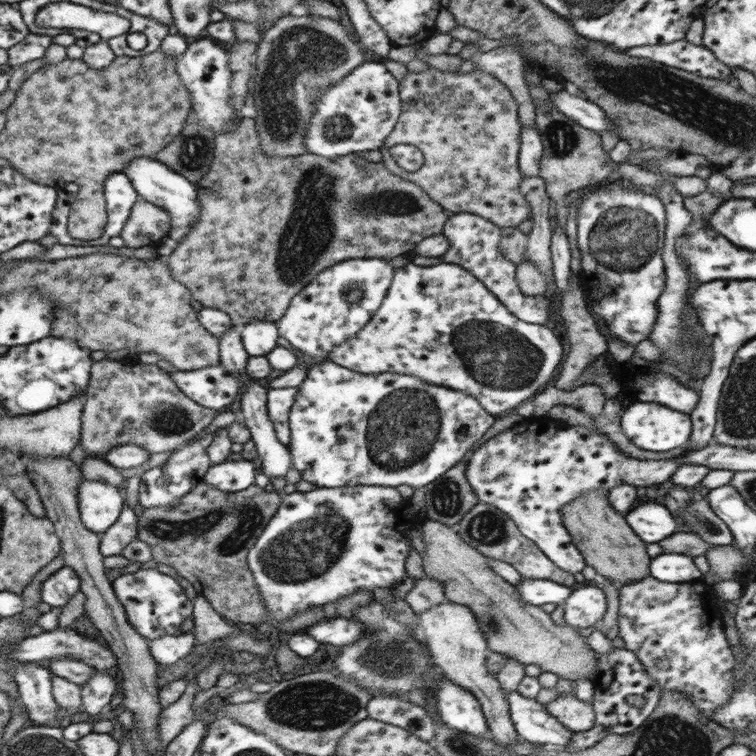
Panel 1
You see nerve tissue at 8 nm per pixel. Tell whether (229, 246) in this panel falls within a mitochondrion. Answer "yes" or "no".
no

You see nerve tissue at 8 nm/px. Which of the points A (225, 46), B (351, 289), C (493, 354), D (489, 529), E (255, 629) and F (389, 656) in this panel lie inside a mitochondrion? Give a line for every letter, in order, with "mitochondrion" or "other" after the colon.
A: other
B: mitochondrion
C: mitochondrion
D: mitochondrion
E: other
F: mitochondrion

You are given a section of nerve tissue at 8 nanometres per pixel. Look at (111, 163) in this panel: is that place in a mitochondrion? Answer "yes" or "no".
no

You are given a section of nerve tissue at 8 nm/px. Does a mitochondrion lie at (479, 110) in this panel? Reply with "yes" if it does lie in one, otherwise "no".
no

